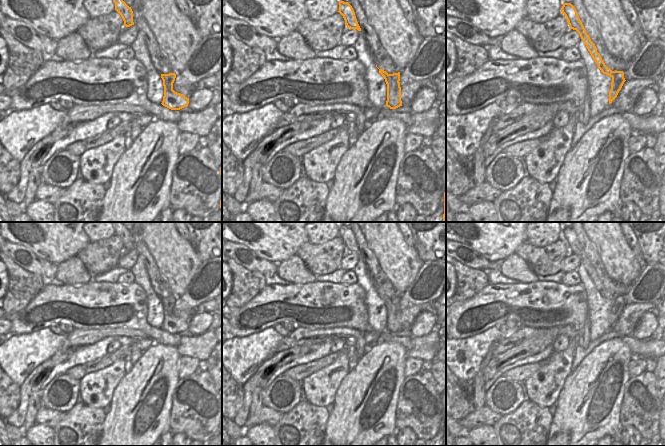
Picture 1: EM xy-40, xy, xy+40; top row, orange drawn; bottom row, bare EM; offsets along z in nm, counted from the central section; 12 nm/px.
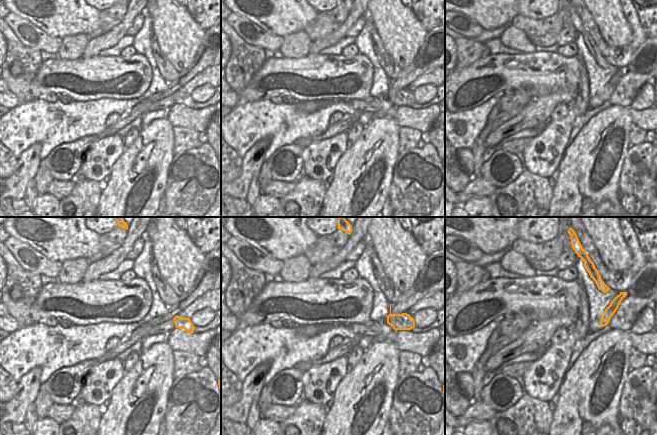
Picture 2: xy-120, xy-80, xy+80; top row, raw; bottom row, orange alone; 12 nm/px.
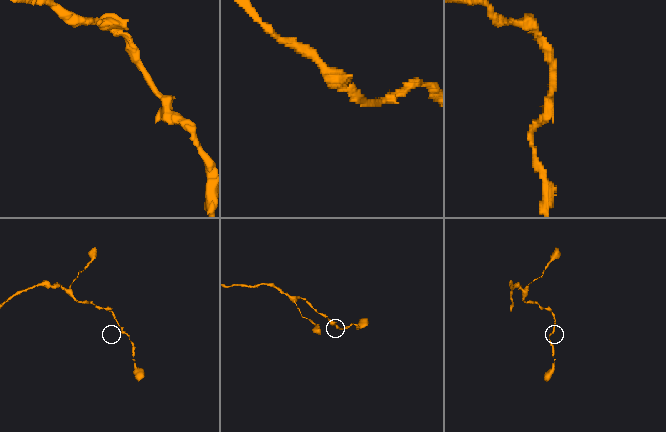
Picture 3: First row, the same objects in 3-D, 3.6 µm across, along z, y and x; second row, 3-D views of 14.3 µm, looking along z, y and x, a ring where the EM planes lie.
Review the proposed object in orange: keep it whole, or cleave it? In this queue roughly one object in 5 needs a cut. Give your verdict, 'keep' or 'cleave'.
keep

